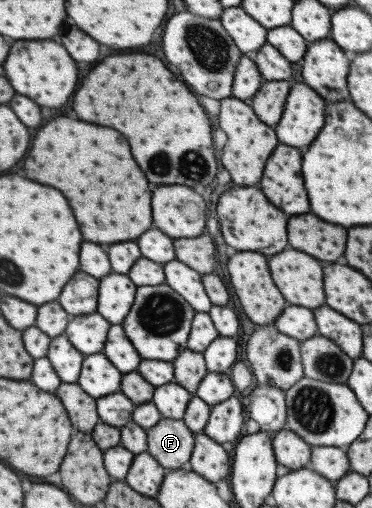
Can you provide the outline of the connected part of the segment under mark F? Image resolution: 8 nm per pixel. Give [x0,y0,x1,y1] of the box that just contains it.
[146,418,194,470]

